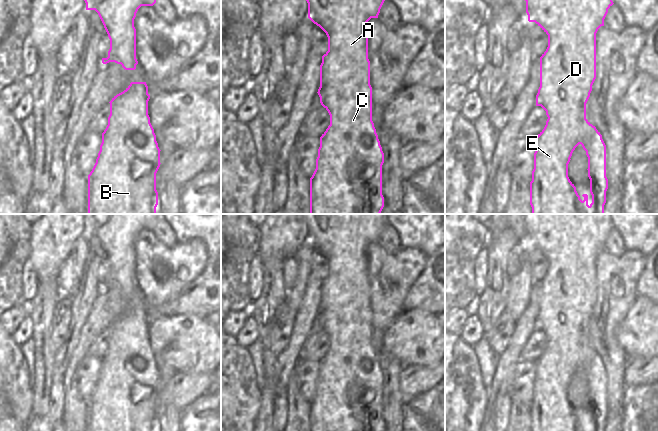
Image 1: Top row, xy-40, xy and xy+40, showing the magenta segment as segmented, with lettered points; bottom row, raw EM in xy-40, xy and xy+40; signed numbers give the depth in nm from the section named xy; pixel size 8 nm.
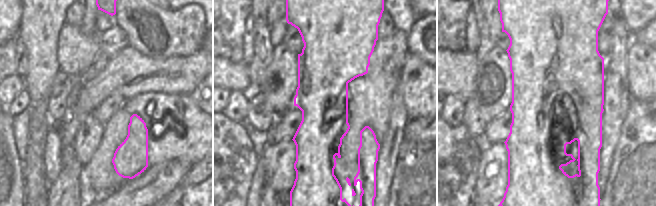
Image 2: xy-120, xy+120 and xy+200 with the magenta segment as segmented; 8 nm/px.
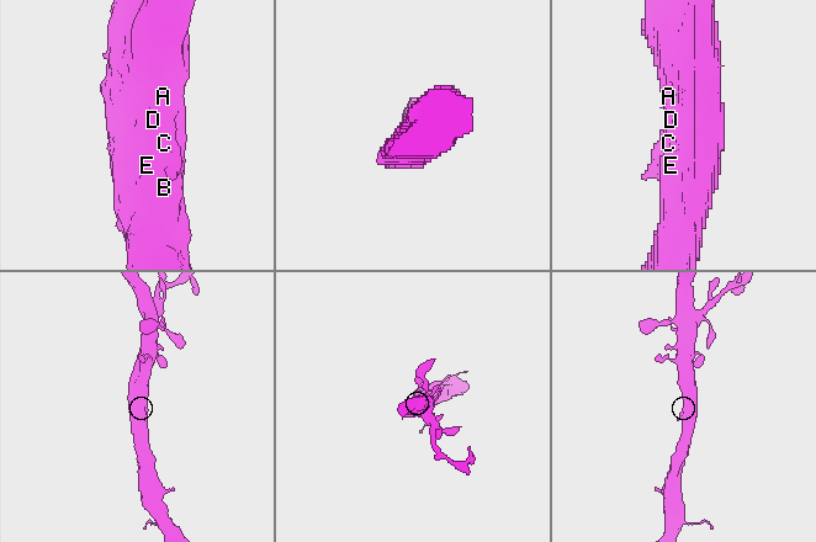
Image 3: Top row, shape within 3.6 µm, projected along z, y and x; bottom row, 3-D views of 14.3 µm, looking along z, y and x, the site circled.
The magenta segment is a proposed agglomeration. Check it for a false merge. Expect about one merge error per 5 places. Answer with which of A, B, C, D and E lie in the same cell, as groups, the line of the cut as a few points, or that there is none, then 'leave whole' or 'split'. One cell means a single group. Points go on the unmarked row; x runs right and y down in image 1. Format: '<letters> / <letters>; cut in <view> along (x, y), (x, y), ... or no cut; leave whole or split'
A B C D E; no cut; leave whole

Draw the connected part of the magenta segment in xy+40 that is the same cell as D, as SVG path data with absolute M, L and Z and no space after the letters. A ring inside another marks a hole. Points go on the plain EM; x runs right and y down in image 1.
M524 214L529 246L535 246L547 259L548 271L540 281L540 311L536 330L541 330L548 341L544 353L536 361L534 393L530 406L531 431L604 431L608 403L606 401L606 369L602 359L586 343L586 327L596 303L596 257L604 250L608 233L614 228L610 214ZM581 368L588 381L588 401L592 427L588 419L580 423L576 411L568 401L568 388L575 372Z

